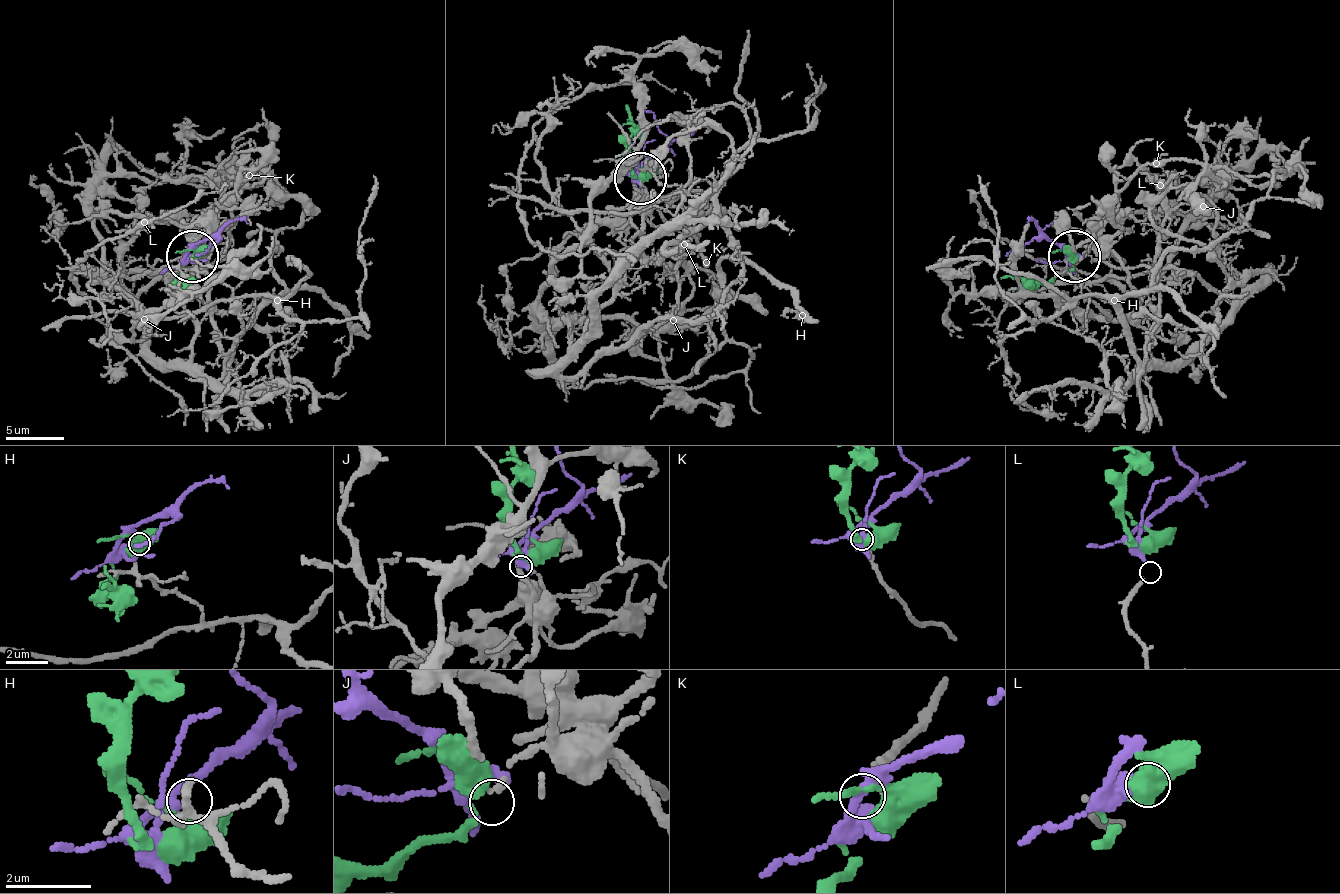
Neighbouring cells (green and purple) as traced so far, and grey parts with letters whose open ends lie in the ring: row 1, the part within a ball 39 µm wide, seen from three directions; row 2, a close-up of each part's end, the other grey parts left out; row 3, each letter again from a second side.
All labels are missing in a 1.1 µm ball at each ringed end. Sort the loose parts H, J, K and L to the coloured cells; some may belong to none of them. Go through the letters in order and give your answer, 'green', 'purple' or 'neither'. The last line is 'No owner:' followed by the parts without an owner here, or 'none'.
H: neither
J: green
K: neither
L: purple
No owner: H, K

